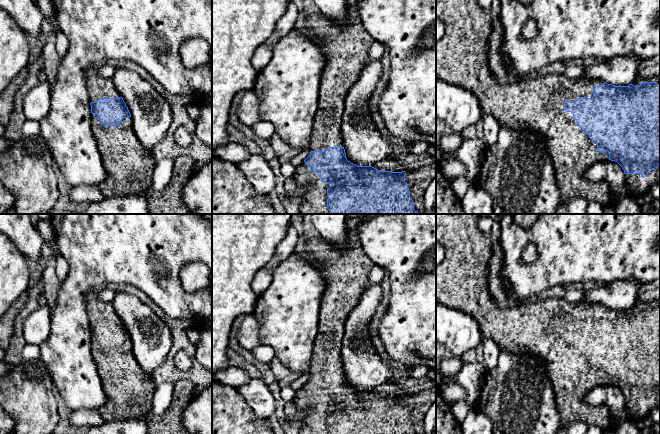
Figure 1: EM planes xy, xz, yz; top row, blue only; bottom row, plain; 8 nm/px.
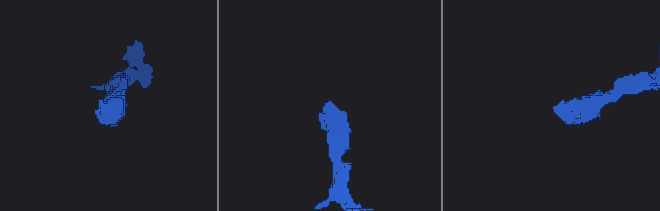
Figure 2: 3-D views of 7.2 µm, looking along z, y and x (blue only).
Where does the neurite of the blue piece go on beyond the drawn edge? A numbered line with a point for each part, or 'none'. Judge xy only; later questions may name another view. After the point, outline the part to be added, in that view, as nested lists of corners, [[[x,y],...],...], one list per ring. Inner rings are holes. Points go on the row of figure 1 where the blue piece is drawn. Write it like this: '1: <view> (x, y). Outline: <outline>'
1: xy (129, 166). Outline: [[[91,114],[92,132],[101,154],[106,178],[97,185],[105,198],[146,194],[150,187],[155,168],[153,151],[149,152],[138,140],[132,118],[123,118],[120,126],[104,126],[97,114]]]

